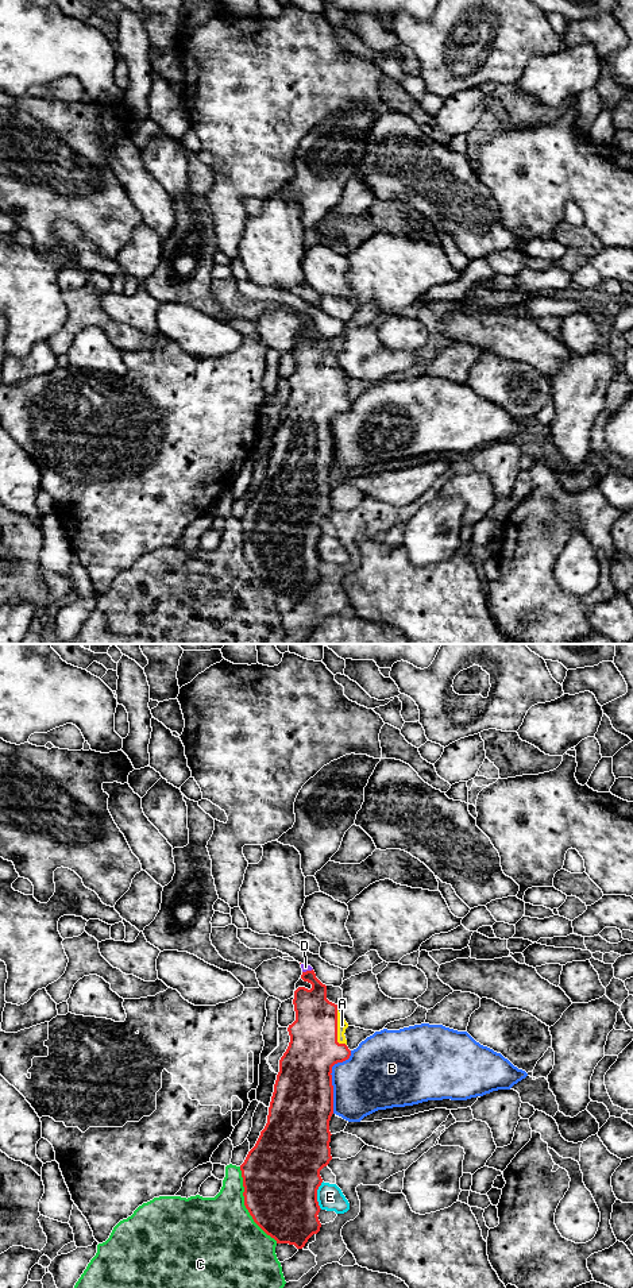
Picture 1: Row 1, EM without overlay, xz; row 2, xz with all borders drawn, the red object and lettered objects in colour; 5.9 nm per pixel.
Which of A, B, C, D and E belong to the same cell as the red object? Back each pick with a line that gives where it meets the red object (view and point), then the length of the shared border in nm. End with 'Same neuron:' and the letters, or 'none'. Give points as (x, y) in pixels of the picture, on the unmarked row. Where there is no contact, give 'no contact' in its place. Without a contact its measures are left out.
A: meets red in xz at (336, 381); contact 240 nm long
Same neuron: A

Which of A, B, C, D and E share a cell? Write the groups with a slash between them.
A / B / C / D / E

